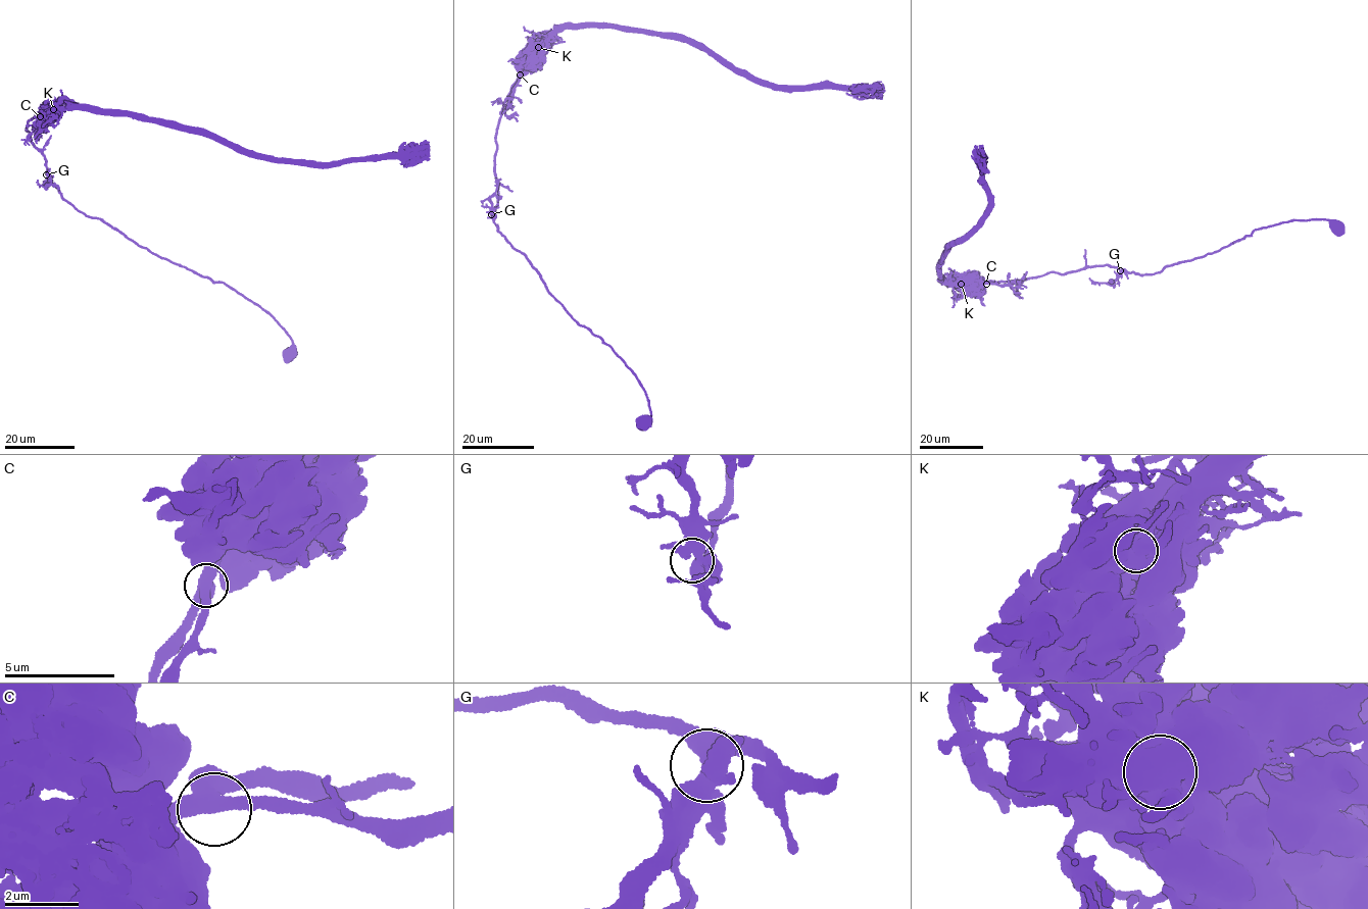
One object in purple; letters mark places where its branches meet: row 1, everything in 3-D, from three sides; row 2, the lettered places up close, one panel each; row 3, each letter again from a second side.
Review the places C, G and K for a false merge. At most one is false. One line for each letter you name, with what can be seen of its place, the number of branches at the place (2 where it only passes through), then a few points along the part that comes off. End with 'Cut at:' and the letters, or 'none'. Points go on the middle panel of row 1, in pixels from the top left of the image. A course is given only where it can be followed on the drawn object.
K: place (538, 47); branches 1; course (537, 47), (531, 50), (498, 122), (494, 223), (525, 256), (548, 293), (636, 376), (650, 415), (637, 426)
Cut at: K

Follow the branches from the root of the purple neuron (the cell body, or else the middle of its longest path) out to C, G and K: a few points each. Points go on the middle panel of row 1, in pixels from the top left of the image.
C: (642, 421), (650, 410), (635, 373), (573, 318), (492, 218), (497, 204), (498, 124), (520, 74)
G: (642, 421), (640, 419), (649, 417), (650, 410), (635, 373), (548, 291), (539, 272), (498, 231), (491, 214)
K: (642, 421), (650, 410), (635, 373), (573, 318), (492, 218), (502, 103), (537, 47)

